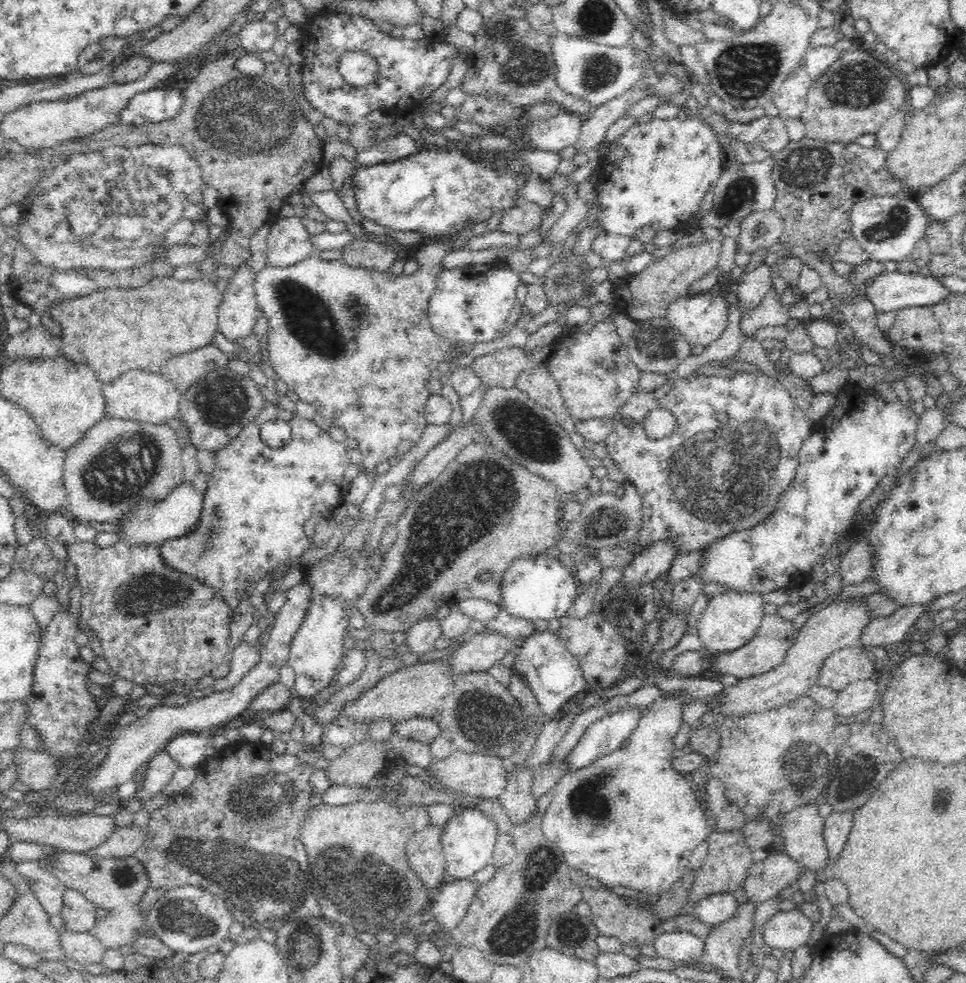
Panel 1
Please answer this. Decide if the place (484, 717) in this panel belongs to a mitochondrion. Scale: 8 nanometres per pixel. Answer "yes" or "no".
yes

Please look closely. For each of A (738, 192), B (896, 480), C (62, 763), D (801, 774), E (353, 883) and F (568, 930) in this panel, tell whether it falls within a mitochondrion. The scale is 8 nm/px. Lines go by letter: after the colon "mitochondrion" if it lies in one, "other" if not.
A: mitochondrion
B: other
C: other
D: mitochondrion
E: mitochondrion
F: mitochondrion

